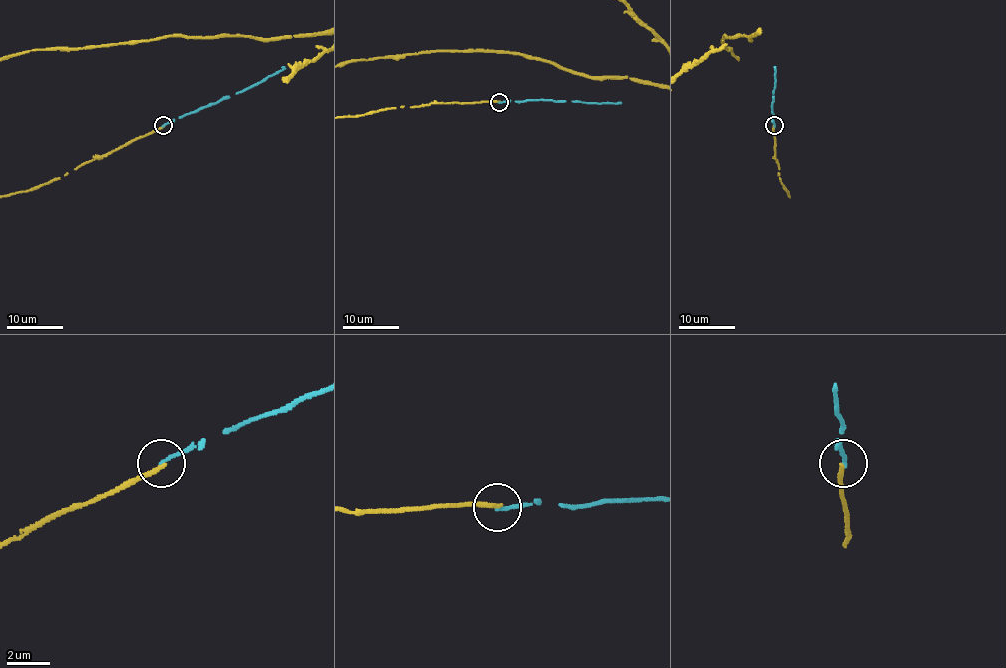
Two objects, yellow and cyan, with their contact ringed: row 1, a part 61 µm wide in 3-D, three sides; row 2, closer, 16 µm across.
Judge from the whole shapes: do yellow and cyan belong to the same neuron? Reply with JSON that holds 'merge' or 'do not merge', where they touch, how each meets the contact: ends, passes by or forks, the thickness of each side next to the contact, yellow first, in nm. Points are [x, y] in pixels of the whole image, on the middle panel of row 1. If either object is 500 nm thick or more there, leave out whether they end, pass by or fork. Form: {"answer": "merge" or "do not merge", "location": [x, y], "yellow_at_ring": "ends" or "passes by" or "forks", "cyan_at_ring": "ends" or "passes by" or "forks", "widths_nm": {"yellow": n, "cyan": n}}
{"answer": "do not merge", "location": [499, 102], "yellow_at_ring": "ends", "cyan_at_ring": "ends", "widths_nm": {"yellow": 240, "cyan": 170}}

